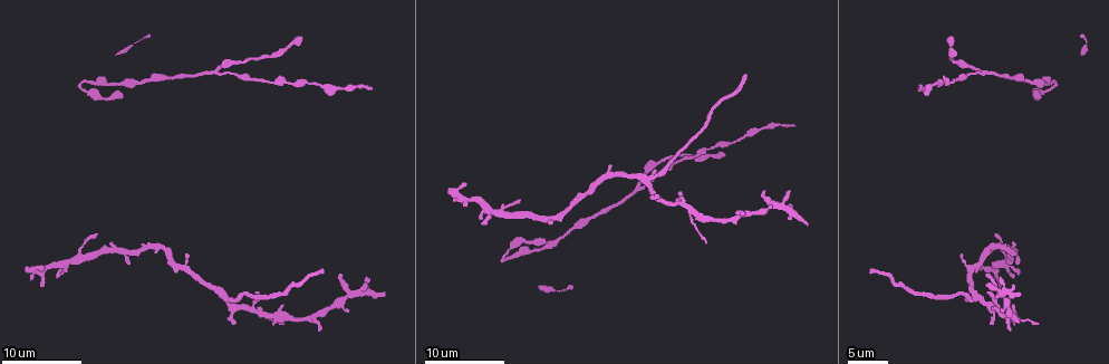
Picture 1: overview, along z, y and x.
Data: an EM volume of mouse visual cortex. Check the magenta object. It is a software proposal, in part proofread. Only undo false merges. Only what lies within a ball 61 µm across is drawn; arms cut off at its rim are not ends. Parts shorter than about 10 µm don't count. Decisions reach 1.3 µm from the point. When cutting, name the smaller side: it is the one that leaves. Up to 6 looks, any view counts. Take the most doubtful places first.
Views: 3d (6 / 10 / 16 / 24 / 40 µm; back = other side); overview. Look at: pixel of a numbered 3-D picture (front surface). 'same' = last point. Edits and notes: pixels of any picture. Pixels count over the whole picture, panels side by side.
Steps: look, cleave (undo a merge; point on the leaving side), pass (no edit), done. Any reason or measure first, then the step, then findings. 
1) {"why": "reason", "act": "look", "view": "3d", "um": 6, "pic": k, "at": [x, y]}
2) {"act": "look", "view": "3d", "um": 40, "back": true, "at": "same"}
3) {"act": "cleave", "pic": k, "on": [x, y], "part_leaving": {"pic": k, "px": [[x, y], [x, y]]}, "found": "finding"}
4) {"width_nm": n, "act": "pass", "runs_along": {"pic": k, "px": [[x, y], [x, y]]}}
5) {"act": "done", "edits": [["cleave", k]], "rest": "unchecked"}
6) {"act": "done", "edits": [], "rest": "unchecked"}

{"why": "thin arm on a thick one", "act": "look", "view": "3d", "um": 10, "pic": 1, "at": [974, 299]}

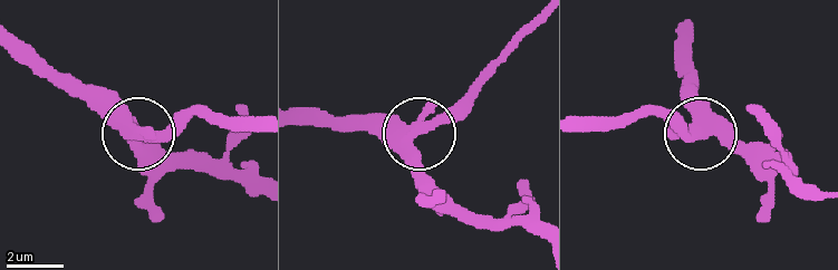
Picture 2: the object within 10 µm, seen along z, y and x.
{"width_nm": 430, "act": "pass", "found": "one neuron here"}

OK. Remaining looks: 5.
{"why": "branch point", "act": "look", "view": "3d", "um": 10, "pic": 1, "at": [643, 186]}

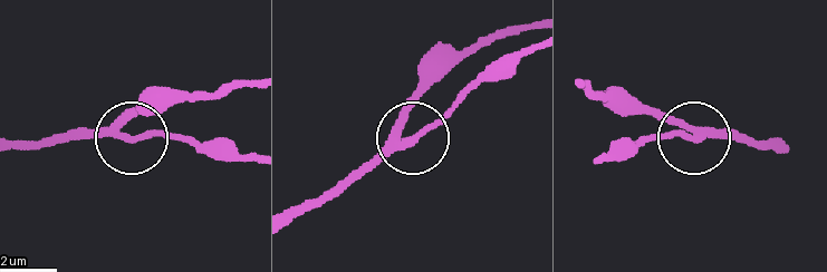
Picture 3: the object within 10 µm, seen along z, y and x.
{"side_arm_um": 14, "act": "pass", "runs_along": {"pic": 3, "px": [[16, 147], [126, 135], [124, 125], [145, 91]]}, "found": "all the same neuron"}

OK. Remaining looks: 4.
{"why": "calibre changes", "act": "look", "view": "3d", "um": 6, "pic": 1, "at": [1036, 82]}

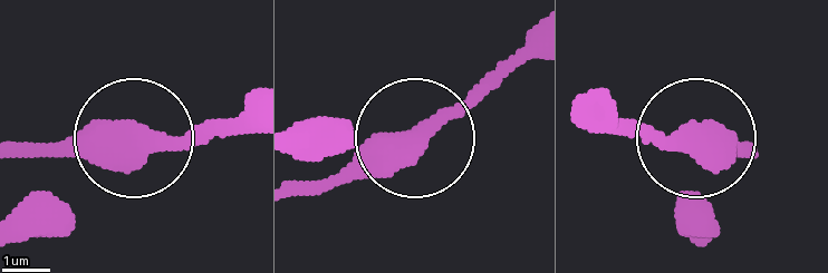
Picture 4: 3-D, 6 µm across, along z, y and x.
{"act": "look", "view": "3d", "um": 6, "back": true, "pic": 4, "at": [428, 131]}

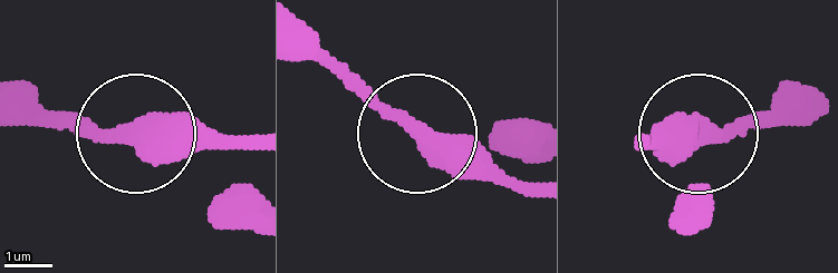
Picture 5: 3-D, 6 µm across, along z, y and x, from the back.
{"width_nm": 410, "act": "pass", "found": "one neuron here"}

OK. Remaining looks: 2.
{"act": "done", "edits": [], "rest": "unchecked"}

